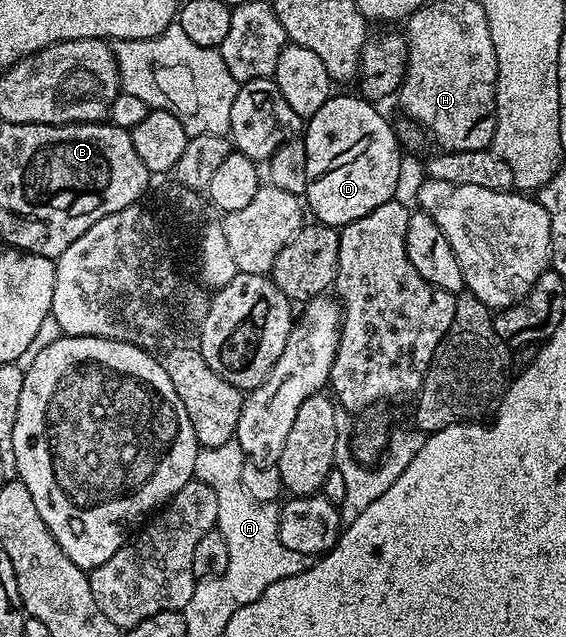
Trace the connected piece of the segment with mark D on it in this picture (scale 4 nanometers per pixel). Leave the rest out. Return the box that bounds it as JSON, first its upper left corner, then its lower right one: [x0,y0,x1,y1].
[303,94,403,224]

